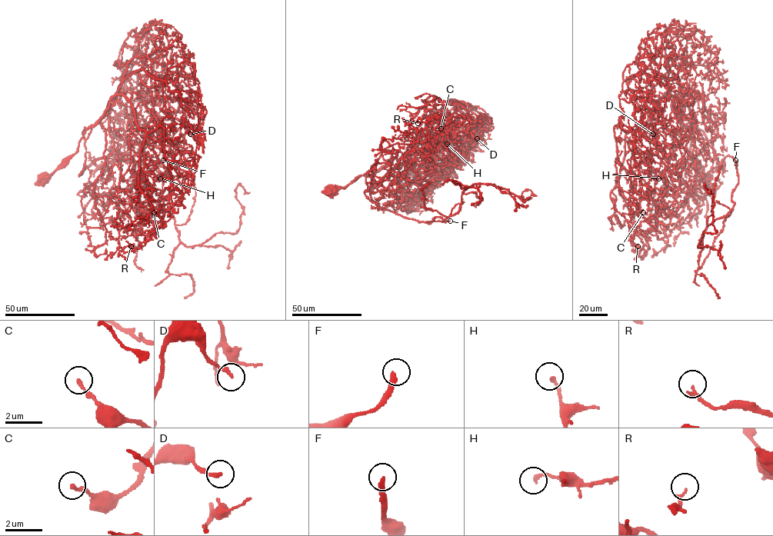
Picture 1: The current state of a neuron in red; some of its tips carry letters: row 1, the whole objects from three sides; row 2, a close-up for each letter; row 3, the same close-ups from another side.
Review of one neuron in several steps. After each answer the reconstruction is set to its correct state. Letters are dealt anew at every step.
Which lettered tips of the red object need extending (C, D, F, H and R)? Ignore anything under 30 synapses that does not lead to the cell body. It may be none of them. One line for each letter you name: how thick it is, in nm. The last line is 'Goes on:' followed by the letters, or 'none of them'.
F: 200 nm
Goes on: F

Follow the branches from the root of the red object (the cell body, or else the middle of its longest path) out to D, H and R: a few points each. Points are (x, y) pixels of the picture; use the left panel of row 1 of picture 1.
D: (44, 179), (75, 153), (117, 94), (131, 103), (141, 128), (154, 126), (174, 144), (190, 134)
H: (44, 179), (75, 153), (117, 94), (131, 103), (145, 132), (142, 175), (159, 195), (160, 178)
R: (44, 179), (75, 153), (109, 100), (121, 94), (145, 132), (138, 186), (162, 221), (144, 245), (131, 246)

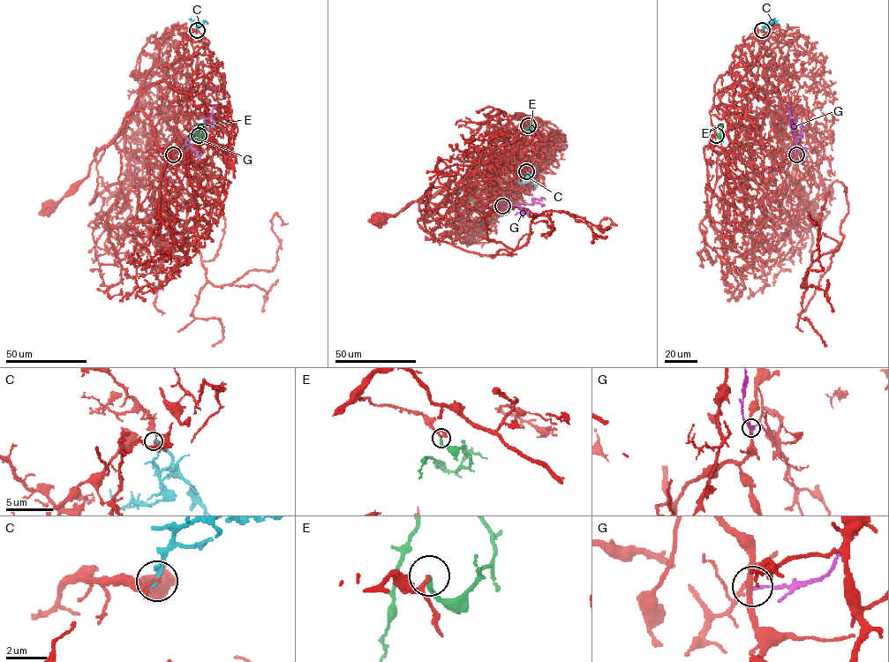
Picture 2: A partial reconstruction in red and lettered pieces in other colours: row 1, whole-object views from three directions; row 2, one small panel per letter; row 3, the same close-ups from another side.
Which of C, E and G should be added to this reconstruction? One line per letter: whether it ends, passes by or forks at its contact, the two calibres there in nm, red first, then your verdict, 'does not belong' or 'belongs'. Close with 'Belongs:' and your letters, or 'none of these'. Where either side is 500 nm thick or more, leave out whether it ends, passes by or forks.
C: it passes by | 90/150 nm | does not belong
E: it ends | 130/200 nm | belongs
G: it ends | 280/120 nm | does not belong
Belongs: E

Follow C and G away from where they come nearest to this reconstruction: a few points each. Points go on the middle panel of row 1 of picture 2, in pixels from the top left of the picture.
C: (526, 171), (529, 174), (527, 180), (520, 184), (518, 180)
G: (502, 206), (532, 205), (532, 198), (541, 200), (541, 197)

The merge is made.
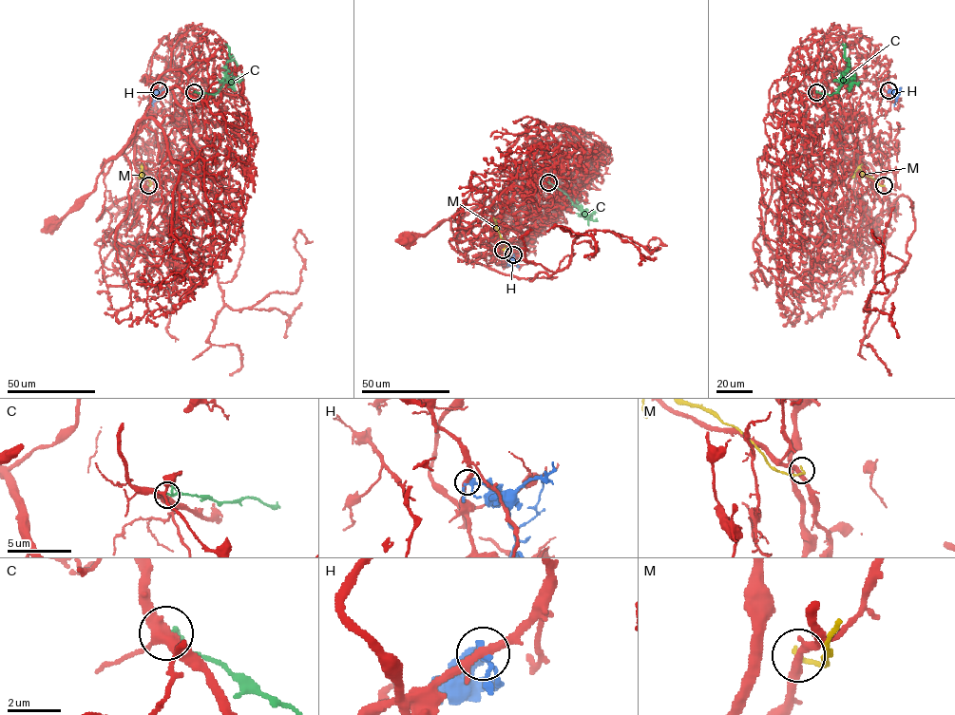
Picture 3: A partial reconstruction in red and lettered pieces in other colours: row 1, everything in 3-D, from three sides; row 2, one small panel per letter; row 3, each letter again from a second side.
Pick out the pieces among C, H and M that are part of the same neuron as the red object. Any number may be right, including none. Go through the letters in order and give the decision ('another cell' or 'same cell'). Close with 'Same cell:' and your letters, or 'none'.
C: another cell
H: same cell
M: another cell
Same cell: H

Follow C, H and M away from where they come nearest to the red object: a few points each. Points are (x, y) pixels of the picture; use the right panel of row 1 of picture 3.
C: (816, 92), (831, 95), (838, 91), (849, 62), (844, 57), (843, 44)
H: (888, 90), (895, 97), (894, 106)
M: (884, 185), (859, 168), (852, 178)

